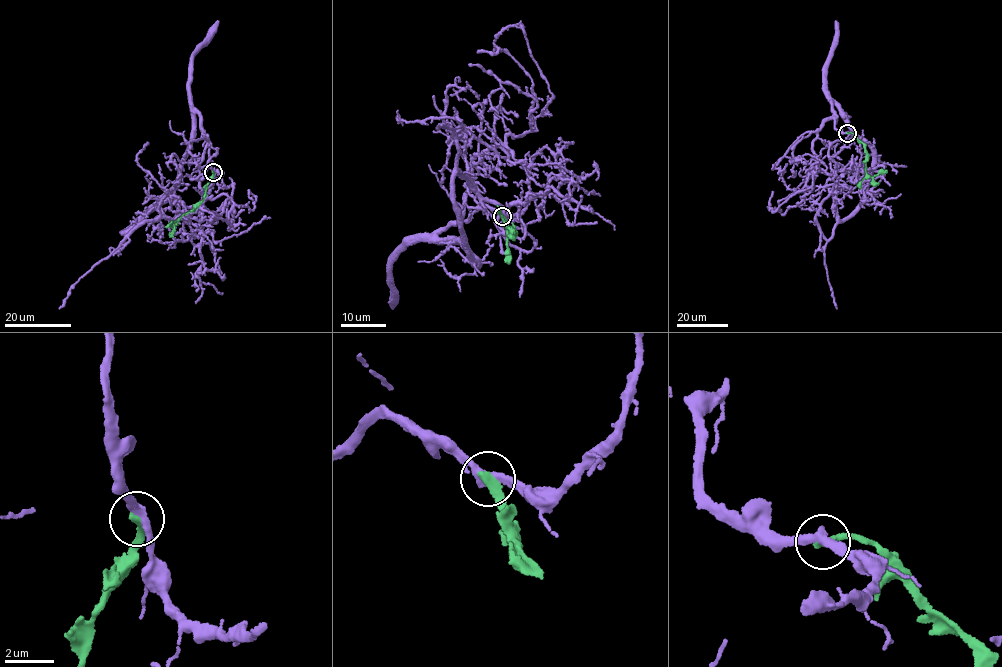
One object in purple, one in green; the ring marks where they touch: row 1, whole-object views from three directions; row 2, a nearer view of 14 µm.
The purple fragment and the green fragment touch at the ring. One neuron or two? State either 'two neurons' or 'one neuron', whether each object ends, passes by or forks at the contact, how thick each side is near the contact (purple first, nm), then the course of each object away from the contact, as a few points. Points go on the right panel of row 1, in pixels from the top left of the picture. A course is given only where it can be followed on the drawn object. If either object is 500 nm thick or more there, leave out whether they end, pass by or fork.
two neurons; purple passes by; green ends there; 360 nm thick on the purple side, 360 nm on the other; purple runs (847, 133), (832, 103), (873, 160), (861, 205), (828, 240), (816, 216), (831, 185), (798, 193), (783, 172); green runs (847, 133), (854, 134), (863, 144), (865, 167), (869, 176), (887, 171)

